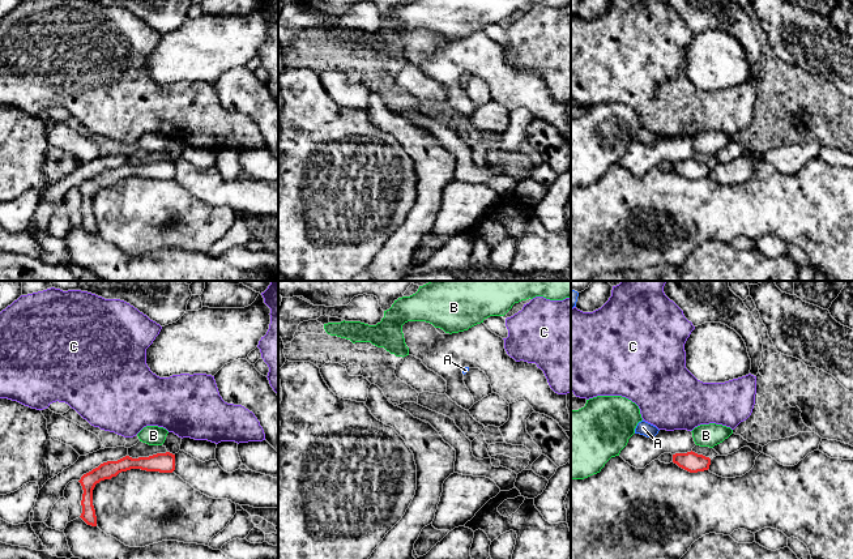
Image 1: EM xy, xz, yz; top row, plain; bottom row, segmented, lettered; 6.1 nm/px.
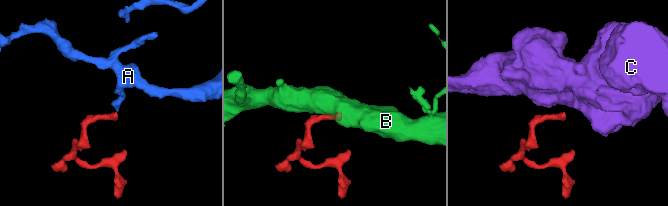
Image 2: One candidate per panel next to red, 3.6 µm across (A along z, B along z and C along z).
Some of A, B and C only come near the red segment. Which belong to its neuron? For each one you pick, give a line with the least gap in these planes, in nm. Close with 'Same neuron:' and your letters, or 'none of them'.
A: Distance 160 nm
Same neuron: A

